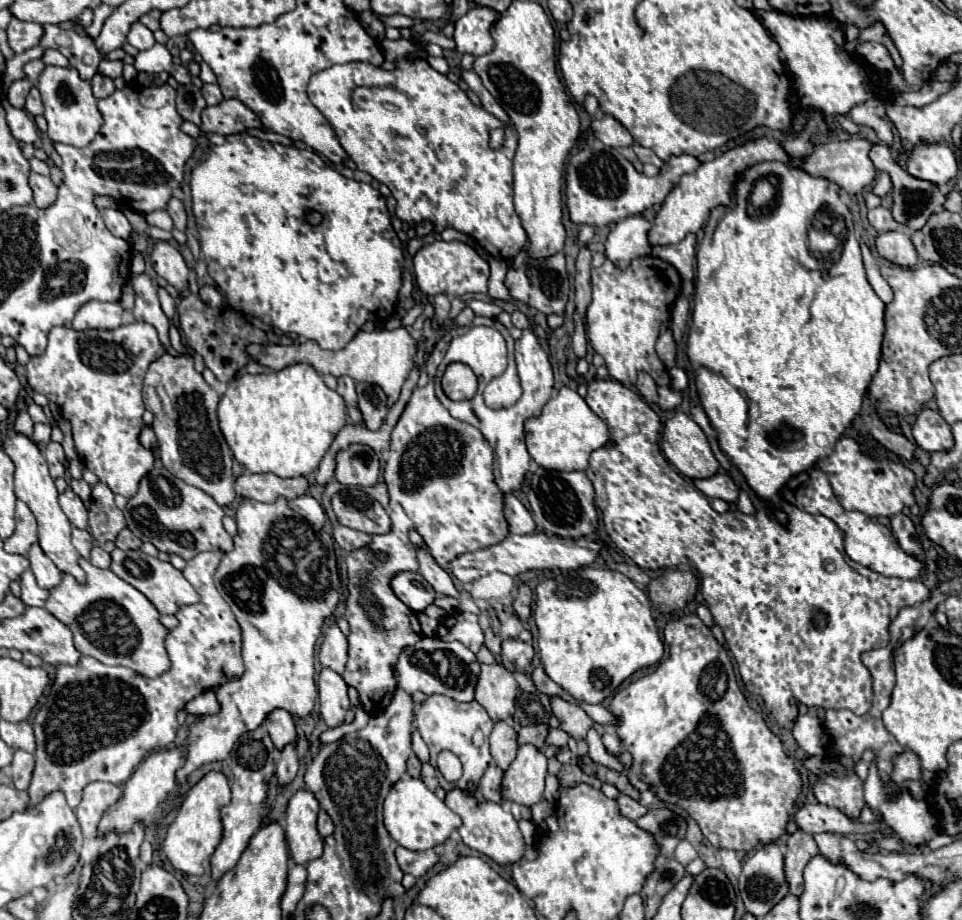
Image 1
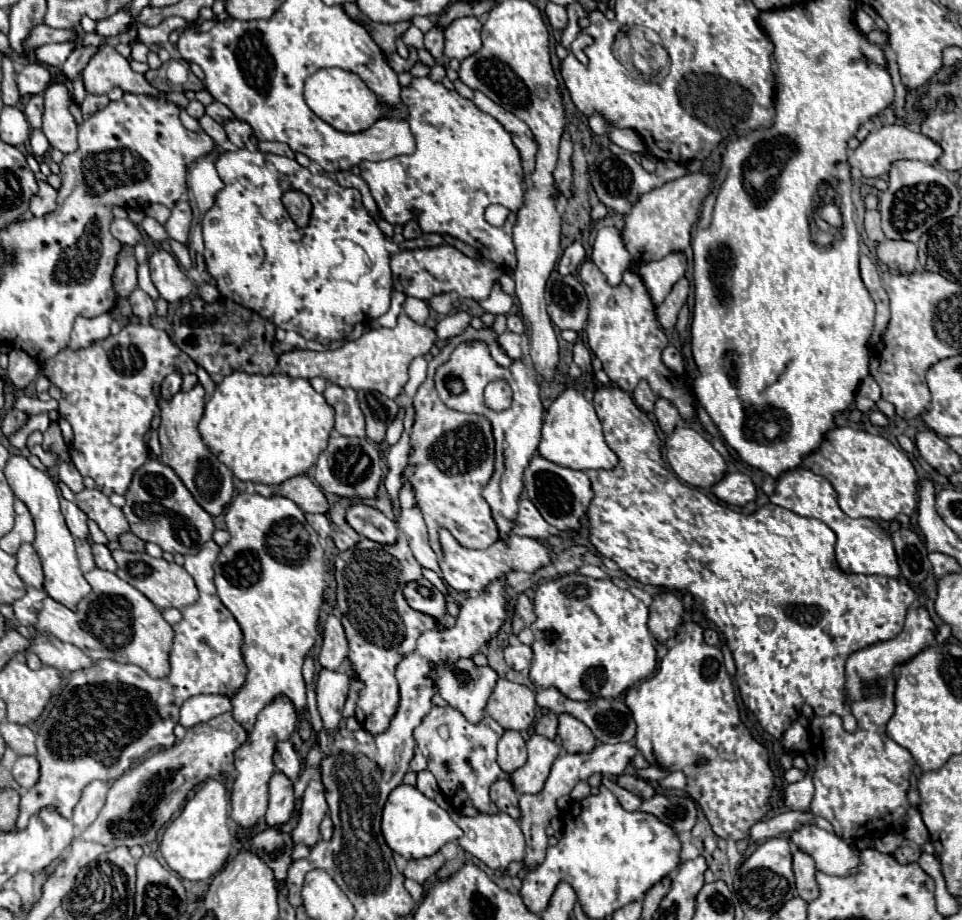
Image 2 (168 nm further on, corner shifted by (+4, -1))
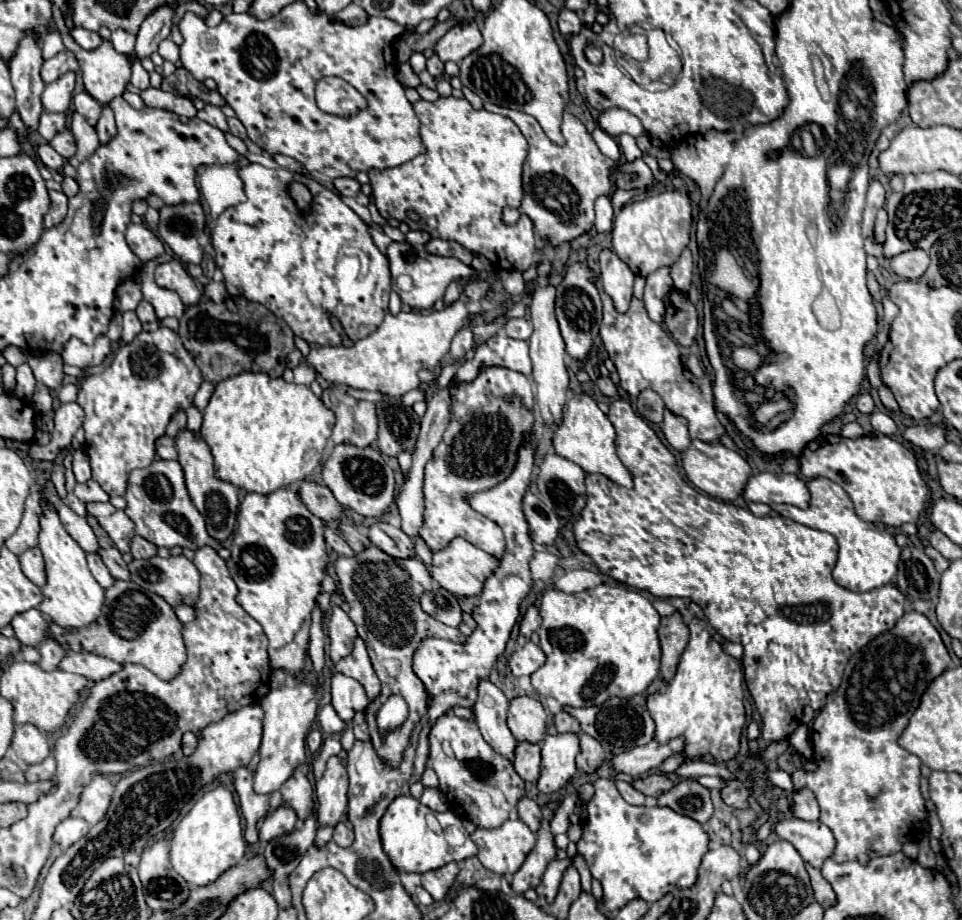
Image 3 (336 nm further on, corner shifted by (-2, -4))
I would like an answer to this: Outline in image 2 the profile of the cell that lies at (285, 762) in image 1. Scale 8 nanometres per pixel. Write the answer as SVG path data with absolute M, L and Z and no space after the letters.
M274 773L270 779L270 805L264 815L268 827L284 825L294 811L294 791L292 783L284 773Z

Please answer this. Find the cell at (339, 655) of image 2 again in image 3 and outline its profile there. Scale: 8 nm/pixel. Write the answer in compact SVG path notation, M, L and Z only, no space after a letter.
M332 608L332 616L328 622L328 638L330 638L328 654L334 664L338 664L352 652L356 636L358 636L356 626L348 618L348 614L342 608Z

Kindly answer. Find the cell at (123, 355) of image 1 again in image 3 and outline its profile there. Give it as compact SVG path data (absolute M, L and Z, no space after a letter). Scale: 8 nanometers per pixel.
M166 326L140 332L130 344L120 346L104 372L82 382L76 404L84 410L82 428L88 444L84 452L90 458L92 478L110 498L126 494L132 470L154 462L154 442L164 434L172 414L192 404L202 382L204 378L194 358L184 350L180 336Z

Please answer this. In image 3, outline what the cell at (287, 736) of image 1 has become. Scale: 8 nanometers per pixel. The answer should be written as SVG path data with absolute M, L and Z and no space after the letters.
M300 768L294 770L294 774L284 782L280 792L282 800L296 810L300 820L304 820L314 810L314 790Z

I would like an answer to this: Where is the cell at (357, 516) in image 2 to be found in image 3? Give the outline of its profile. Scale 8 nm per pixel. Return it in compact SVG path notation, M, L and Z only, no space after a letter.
M374 522L368 528L368 538L374 546L386 552L392 558L412 558L414 556L414 542L396 526L386 522Z

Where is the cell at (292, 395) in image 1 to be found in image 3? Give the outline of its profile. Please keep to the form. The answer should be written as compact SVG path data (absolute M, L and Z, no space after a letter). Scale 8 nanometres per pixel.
M242 372L216 384L204 410L200 436L212 450L214 470L220 480L232 482L246 492L270 494L314 472L334 422L332 410L308 386L288 384L268 374Z

